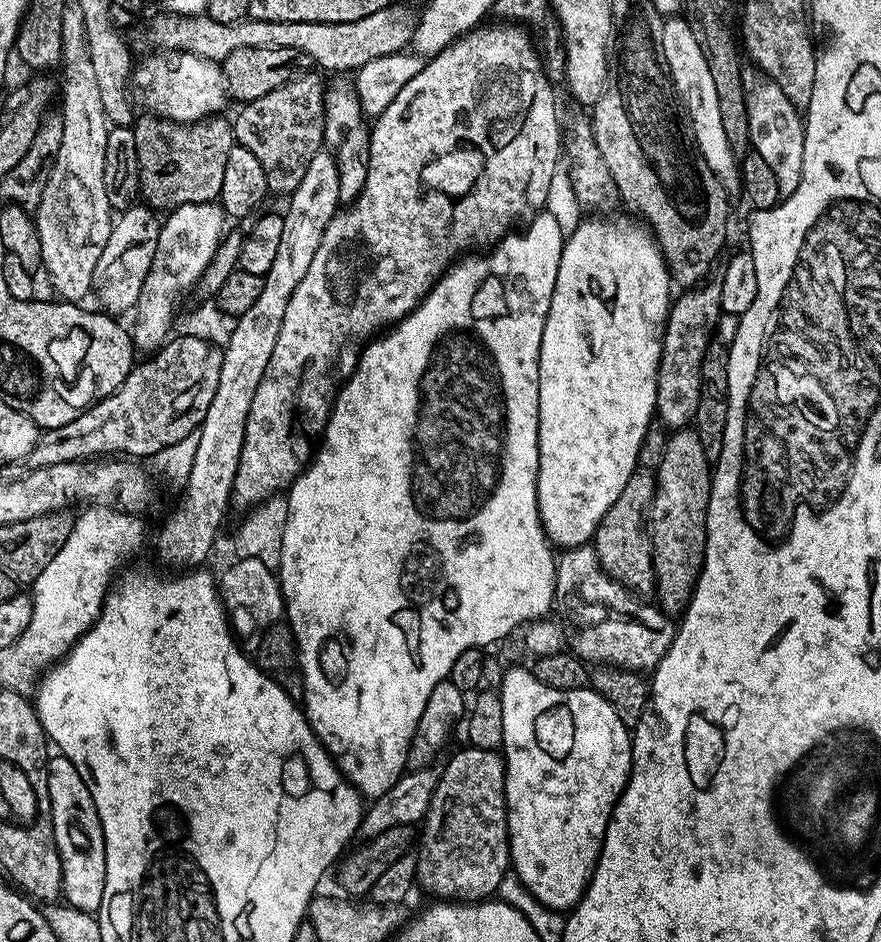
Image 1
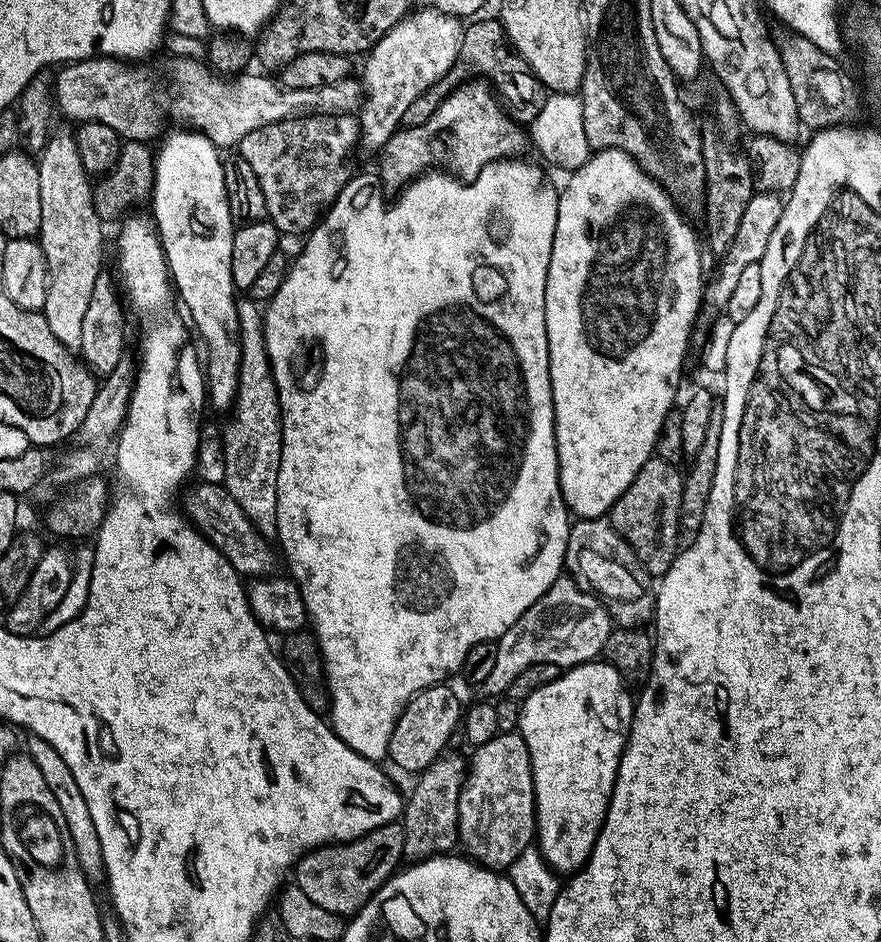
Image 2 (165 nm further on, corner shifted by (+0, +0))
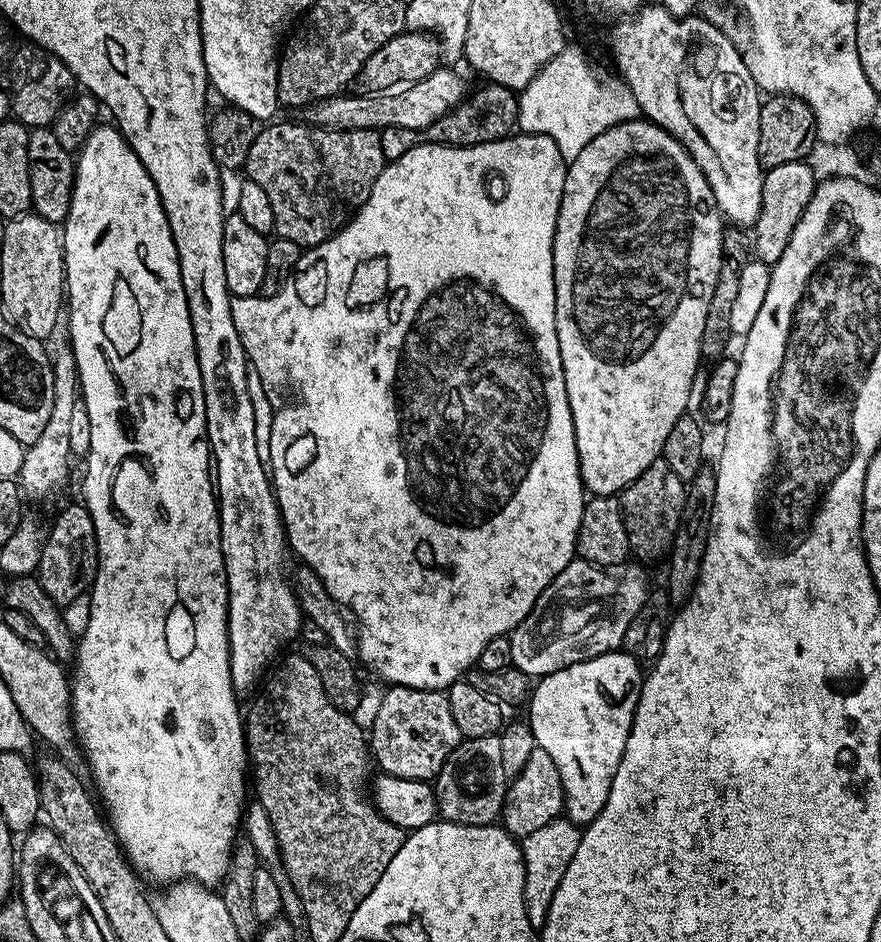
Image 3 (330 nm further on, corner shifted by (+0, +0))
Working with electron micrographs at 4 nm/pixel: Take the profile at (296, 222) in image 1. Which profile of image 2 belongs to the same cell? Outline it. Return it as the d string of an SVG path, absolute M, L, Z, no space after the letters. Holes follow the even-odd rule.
M424 6L424 9L415 9L403 17L379 40L367 53L368 61L364 64L364 102L360 106L358 119L360 121L359 147L369 148L373 154L379 153L386 146L386 142L397 132L402 125L402 116L409 108L410 102L418 98L423 91L434 82L438 82L453 66L458 57L459 44L464 38L463 23L459 17L442 13L435 7Z

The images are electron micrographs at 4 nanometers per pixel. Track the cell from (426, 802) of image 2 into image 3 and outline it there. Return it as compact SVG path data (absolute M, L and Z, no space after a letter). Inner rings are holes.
M499 735L461 739L434 777L439 819L466 826L496 824L501 819L510 777L502 774L502 742Z

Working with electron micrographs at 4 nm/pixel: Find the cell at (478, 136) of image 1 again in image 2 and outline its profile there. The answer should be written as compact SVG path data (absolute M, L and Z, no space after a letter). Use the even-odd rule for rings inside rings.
M464 83L442 100L425 125L401 127L392 135L379 153L378 175L389 189L395 190L429 170L443 170L467 182L495 160L519 157L529 144L529 133L511 119L487 83Z

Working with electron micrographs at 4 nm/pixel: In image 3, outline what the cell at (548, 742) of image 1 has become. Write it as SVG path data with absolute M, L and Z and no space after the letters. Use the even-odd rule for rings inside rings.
M617 650L552 672L531 689L526 720L532 725L537 748L546 750L554 758L554 766L558 766L558 778L562 778L564 787L564 812L572 824L587 826L606 806L638 706L640 668L633 656Z

